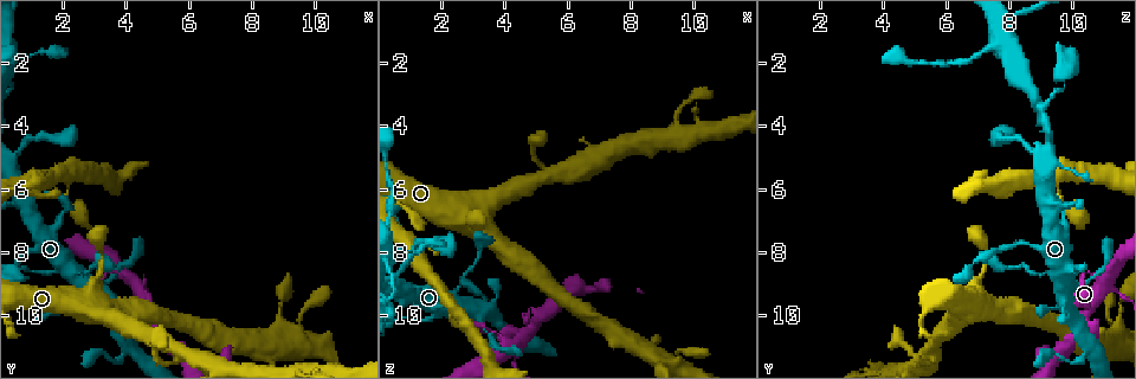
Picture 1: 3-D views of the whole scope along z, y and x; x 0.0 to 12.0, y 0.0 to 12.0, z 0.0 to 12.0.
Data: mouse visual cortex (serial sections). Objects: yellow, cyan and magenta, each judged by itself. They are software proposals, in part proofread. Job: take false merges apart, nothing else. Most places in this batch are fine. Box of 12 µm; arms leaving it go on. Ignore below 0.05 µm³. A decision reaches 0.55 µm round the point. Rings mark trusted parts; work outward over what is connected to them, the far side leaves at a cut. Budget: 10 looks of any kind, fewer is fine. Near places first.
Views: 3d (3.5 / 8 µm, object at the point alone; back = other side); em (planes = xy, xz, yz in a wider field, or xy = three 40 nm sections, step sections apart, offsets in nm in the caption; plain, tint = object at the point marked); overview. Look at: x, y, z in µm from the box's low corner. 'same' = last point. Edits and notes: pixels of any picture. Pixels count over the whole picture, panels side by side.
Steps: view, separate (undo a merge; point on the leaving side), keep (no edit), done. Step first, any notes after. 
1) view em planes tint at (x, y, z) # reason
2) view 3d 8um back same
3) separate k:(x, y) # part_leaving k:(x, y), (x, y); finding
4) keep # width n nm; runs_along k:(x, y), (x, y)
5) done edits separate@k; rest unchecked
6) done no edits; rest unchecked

view 3d 3.5um at (2.5, 8.7, 9.4) # four or more arms meet

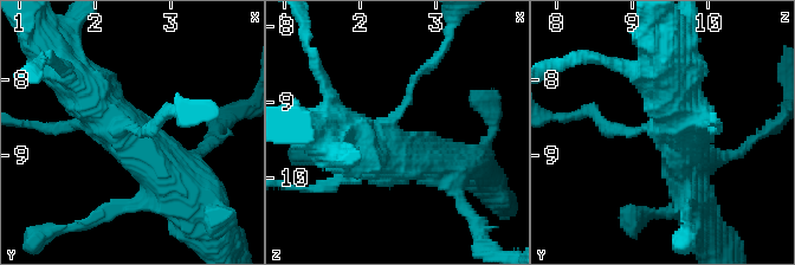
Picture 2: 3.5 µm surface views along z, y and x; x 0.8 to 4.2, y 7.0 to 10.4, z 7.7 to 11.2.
view em xy step 3 tint at (2.40, 8.60, 9.40) # need the tissue

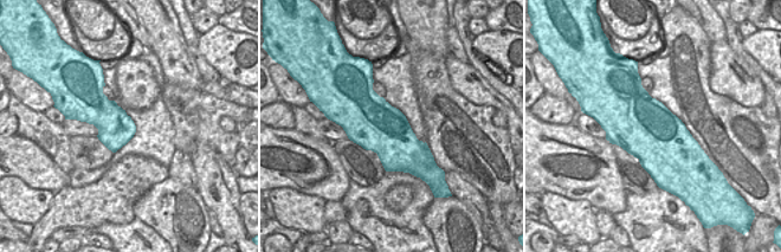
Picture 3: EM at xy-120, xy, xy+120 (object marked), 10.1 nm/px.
view em xy step 5 tint same # another direction

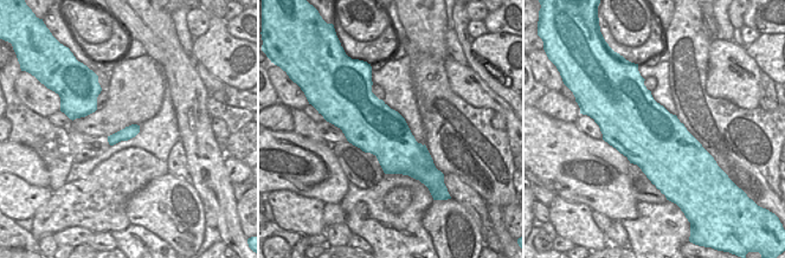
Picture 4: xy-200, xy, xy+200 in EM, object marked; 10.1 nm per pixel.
keep # one cell here

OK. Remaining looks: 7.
view 3d 3.5um at (5.7, 11.2, 5.5) # two arms in line, one across

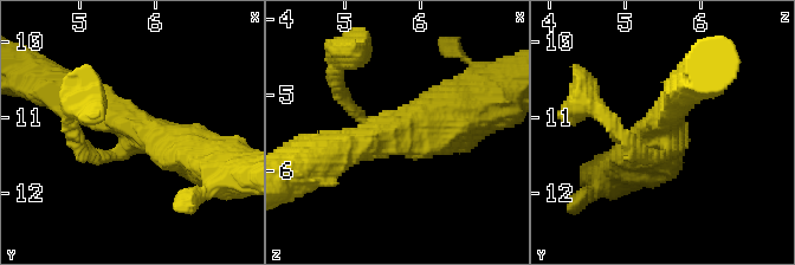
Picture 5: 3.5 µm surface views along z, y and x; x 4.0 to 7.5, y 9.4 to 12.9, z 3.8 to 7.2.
view em xy step 5 plain at (5.80, 11.15, 5.45) # arms 3; arm_widths 150, 450, 600 nm; shape alone is not enough

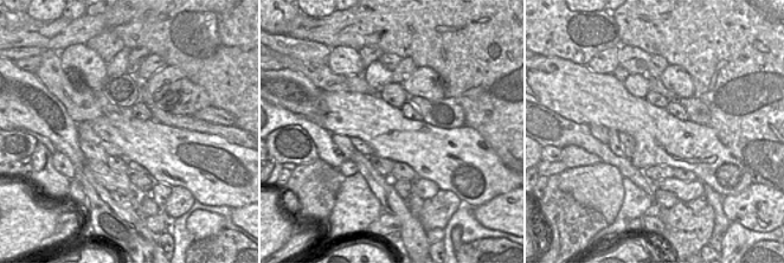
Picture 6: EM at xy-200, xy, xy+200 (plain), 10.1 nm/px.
view em xy step 5 tint same

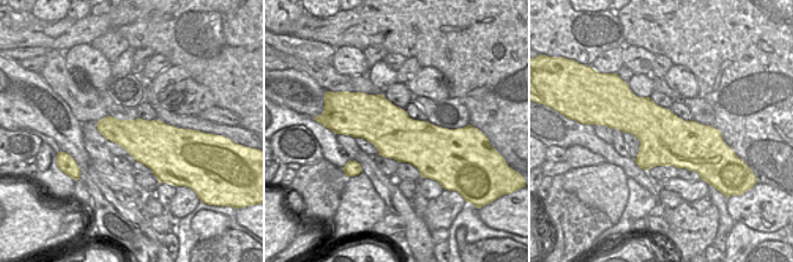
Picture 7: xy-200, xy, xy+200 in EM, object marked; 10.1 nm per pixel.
keep # runs_along 5:(73, 92), (142, 133), (207, 159); one cell here

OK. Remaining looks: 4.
view 3d 3.5um at (4.0, 8.8, 10.9) # calibre changes

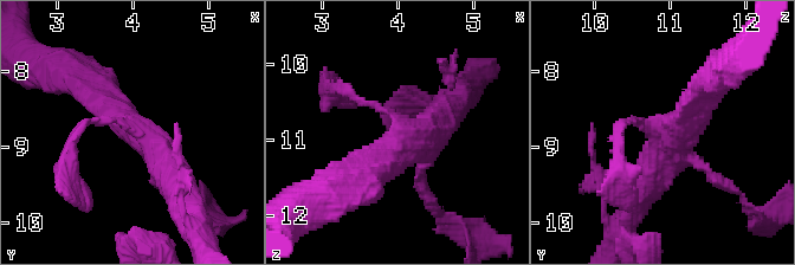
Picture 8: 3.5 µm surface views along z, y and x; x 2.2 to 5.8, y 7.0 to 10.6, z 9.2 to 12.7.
keep # runs_along 8:(78, 129), (99, 118), (136, 125), (180, 191); one cell here

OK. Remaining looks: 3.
view 3d 3.5um at (8.7, 10.6, 11.4) # sharp bend

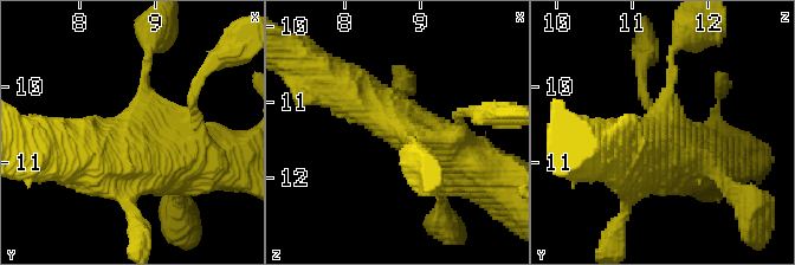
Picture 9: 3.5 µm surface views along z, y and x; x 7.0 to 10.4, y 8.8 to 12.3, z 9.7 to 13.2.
view em xy step 1 tint at (8.65, 10.65, 11.30) # shape alone is not enough

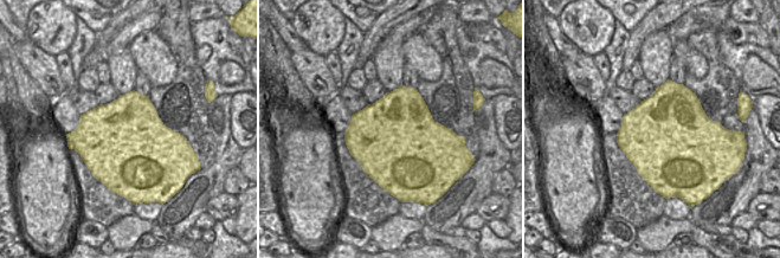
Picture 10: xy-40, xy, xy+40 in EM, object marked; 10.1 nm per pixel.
keep # all the same cell

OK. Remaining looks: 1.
done no edits; rest unchecked

